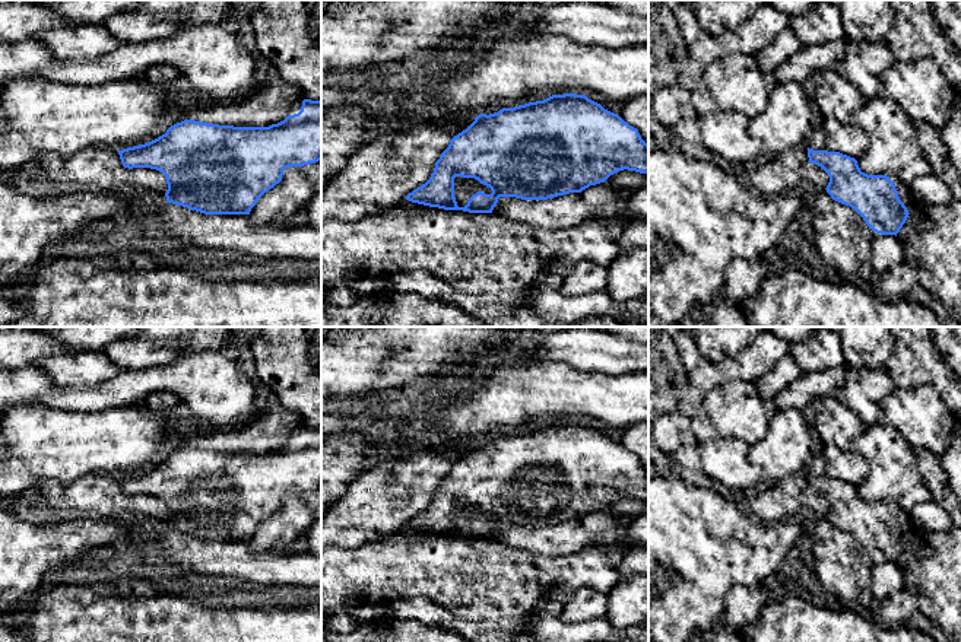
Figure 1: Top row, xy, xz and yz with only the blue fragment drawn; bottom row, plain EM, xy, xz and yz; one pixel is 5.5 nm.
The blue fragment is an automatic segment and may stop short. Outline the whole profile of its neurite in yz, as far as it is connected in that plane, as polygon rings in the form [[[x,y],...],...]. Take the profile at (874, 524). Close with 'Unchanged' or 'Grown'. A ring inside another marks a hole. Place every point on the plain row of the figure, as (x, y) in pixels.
[[[808,474],[809,490],[821,493],[830,503],[827,519],[832,527],[850,533],[876,560],[895,562],[906,550],[916,527],[907,512],[895,503],[868,502],[860,498],[857,487],[840,479],[813,477]]]. Grown

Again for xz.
[[[552,422],[489,442],[479,441],[466,457],[450,467],[435,489],[431,505],[405,525],[444,537],[492,540],[499,524],[548,527],[581,519],[624,496],[648,500],[648,471],[638,457],[586,422]],[[456,503],[475,505],[492,519],[479,518],[464,534],[459,534],[454,524]]]. Unchanged

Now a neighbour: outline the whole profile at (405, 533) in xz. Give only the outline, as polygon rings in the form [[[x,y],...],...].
[[[403,525],[391,535],[380,535],[377,543],[384,543],[387,540],[397,540],[397,538],[405,540],[405,541],[415,541],[415,540],[432,538],[432,537],[438,537],[438,534],[429,534],[429,533],[412,530]]]

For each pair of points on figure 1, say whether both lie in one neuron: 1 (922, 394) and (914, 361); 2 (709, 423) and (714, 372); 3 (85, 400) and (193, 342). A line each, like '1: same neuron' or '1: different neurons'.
1: different neurons
2: different neurons
3: different neurons

